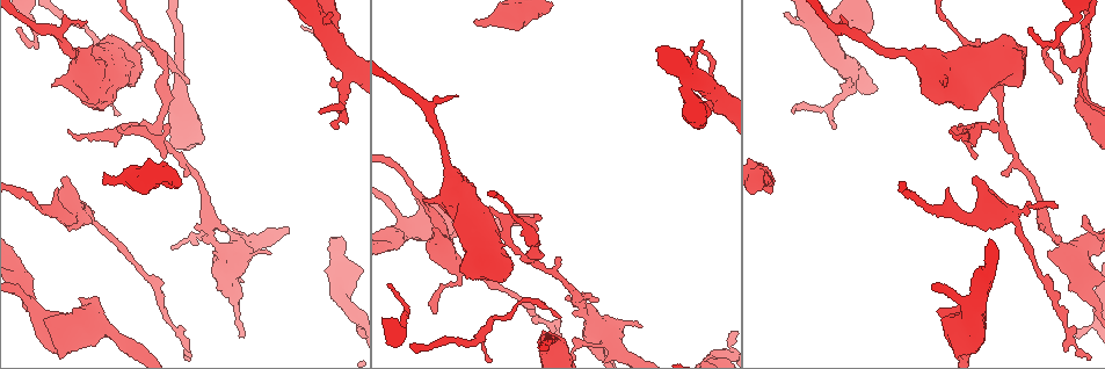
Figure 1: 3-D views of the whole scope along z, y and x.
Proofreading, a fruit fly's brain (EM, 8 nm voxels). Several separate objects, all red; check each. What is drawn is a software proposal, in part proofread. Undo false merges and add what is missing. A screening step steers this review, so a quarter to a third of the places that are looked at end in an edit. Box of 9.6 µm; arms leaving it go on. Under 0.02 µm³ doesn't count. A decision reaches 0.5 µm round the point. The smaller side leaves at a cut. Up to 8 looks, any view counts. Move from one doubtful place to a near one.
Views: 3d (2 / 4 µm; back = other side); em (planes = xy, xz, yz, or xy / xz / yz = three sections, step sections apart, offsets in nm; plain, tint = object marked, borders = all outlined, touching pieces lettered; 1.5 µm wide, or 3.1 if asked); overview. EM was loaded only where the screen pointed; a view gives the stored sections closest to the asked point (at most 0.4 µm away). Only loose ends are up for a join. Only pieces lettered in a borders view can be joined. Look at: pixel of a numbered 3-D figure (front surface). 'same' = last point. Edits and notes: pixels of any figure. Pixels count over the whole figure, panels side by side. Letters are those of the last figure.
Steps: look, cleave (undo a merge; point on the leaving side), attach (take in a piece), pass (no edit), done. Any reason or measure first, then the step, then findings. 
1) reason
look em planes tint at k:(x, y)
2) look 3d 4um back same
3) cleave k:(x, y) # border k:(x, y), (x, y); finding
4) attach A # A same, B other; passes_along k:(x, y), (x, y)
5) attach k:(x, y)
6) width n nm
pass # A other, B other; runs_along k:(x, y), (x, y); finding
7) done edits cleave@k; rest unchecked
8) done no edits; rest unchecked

branch stops here
look em planes borders at 1:(764, 174)

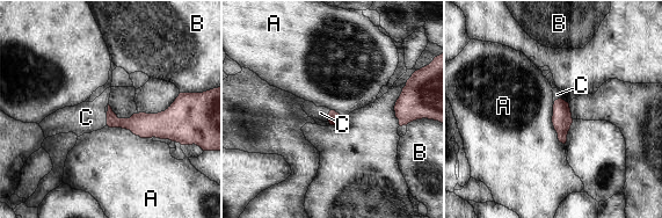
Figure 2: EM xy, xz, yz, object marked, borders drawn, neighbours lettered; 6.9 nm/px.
attach C # A other, B other, C same; passes_along 2:(142, 124), (107, 118), (86, 117); it goes on there

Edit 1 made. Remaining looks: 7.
branch stops here
look 3d 4um at 1:(972, 180)

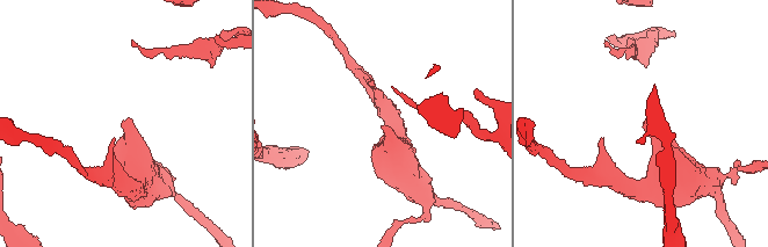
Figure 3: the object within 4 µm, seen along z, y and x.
need the tissue
look em planes borders at 3:(123, 124)

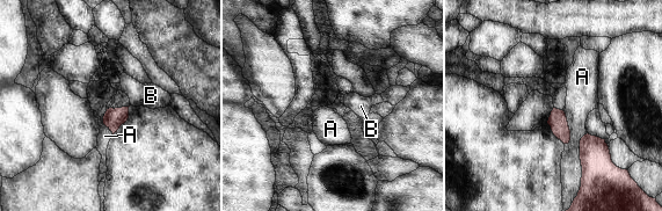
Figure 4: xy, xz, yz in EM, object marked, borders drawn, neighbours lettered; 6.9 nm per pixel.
pass # A other, B other; no lettered piece goes on from it

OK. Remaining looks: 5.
done edits attach@2; rest unchecked

